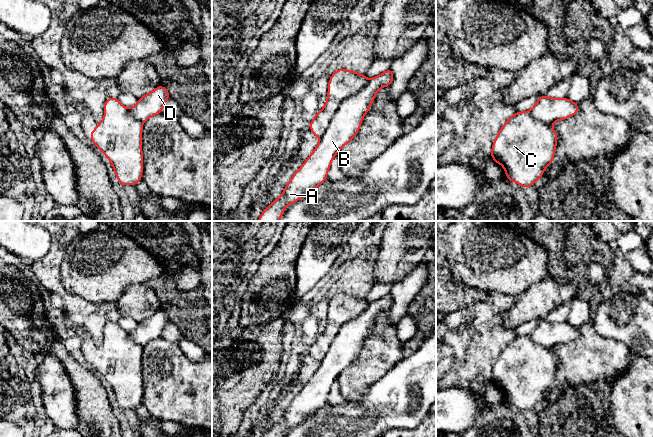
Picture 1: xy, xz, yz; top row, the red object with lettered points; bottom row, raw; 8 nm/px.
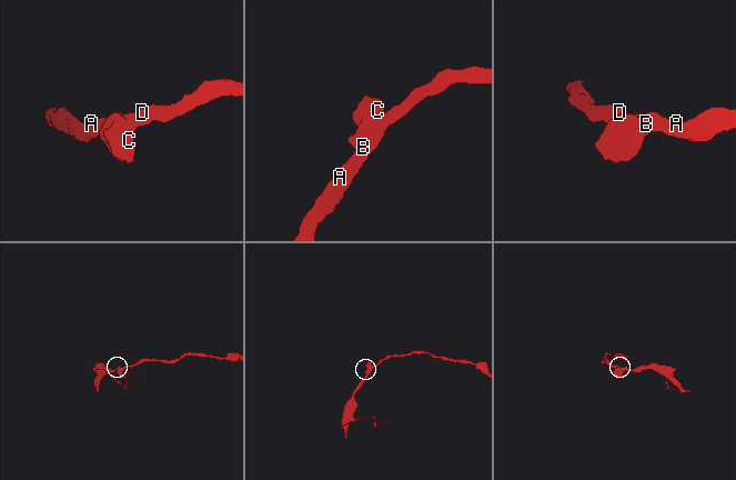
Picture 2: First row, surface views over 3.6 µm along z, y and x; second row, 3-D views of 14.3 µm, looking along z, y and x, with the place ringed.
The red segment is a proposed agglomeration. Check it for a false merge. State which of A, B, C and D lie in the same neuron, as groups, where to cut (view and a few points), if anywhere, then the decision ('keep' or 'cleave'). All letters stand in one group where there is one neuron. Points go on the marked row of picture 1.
groups A B D / C; cut xz (368, 80), (359, 91), (340, 104), (328, 127), (319, 136); cleave

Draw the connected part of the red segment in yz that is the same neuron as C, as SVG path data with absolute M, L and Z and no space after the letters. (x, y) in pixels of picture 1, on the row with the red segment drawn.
M530 111L515 112L511 118L504 123L496 136L492 145L491 158L504 167L508 181L514 181L523 188L526 188L534 185L538 179L541 179L544 169L552 163L556 152L557 139L558 136L551 125L534 119Z

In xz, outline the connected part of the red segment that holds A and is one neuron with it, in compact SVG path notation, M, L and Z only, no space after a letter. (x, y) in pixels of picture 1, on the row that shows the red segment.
M389 68L368 80L360 92L340 104L328 128L320 136L318 146L294 173L283 194L262 212L257 221L279 221L286 206L302 199L326 181L334 156L356 136L377 91L390 86L393 78L393 71Z

